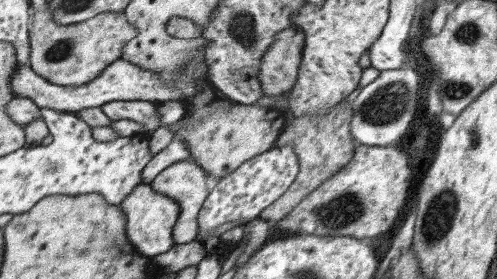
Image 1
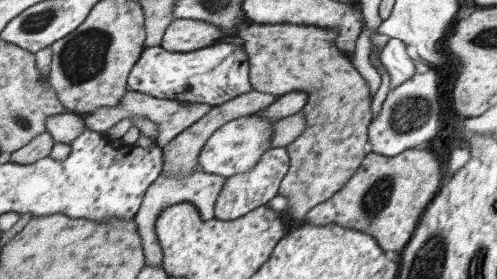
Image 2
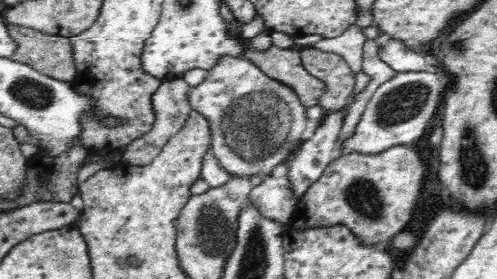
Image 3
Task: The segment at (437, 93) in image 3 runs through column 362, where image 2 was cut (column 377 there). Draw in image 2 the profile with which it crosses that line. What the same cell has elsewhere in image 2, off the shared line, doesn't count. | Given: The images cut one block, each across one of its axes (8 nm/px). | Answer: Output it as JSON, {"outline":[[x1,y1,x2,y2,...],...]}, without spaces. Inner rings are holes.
{"outline":[[433,68,423,74,413,74,405,84,387,92,379,112,367,126,369,152,393,158,405,150,423,150,439,132,439,102,437,102,437,76]]}

